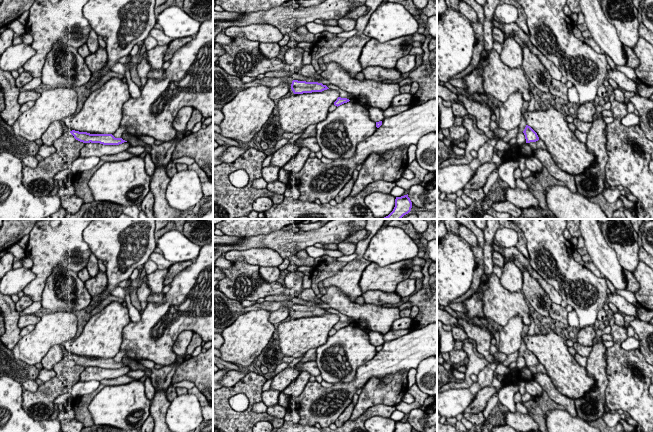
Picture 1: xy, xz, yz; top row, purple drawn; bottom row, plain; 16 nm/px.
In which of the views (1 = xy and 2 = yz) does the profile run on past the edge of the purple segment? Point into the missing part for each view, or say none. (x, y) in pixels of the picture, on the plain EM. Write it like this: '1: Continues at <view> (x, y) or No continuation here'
1: No continuation here
2: No continuation here

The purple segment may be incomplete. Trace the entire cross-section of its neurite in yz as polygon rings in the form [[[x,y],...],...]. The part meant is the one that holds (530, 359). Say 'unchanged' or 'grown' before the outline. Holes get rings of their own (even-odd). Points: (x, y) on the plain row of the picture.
unchanged; [[[526,349],[523,355],[526,363],[526,367],[536,366],[539,364],[537,357],[528,349]]]

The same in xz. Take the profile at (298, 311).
grown; [[[264,301],[262,303],[255,303],[254,305],[245,307],[245,311],[253,311],[264,309],[270,312],[278,310],[280,307],[288,308],[294,318],[303,318],[303,317],[312,317],[312,316],[322,316],[324,314],[329,313],[326,309],[318,306],[306,306],[306,305],[298,305],[294,304],[292,301],[273,301],[268,302]]]

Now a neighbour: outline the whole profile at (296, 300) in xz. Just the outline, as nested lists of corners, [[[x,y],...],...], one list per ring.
[[[282,294],[267,296],[264,299],[265,299],[265,301],[268,301],[268,302],[284,301],[286,299],[290,299],[293,302],[293,304],[306,305],[306,306],[316,306],[317,305],[316,302],[302,300],[299,296],[293,297],[293,296],[286,296],[286,295],[282,295]]]

